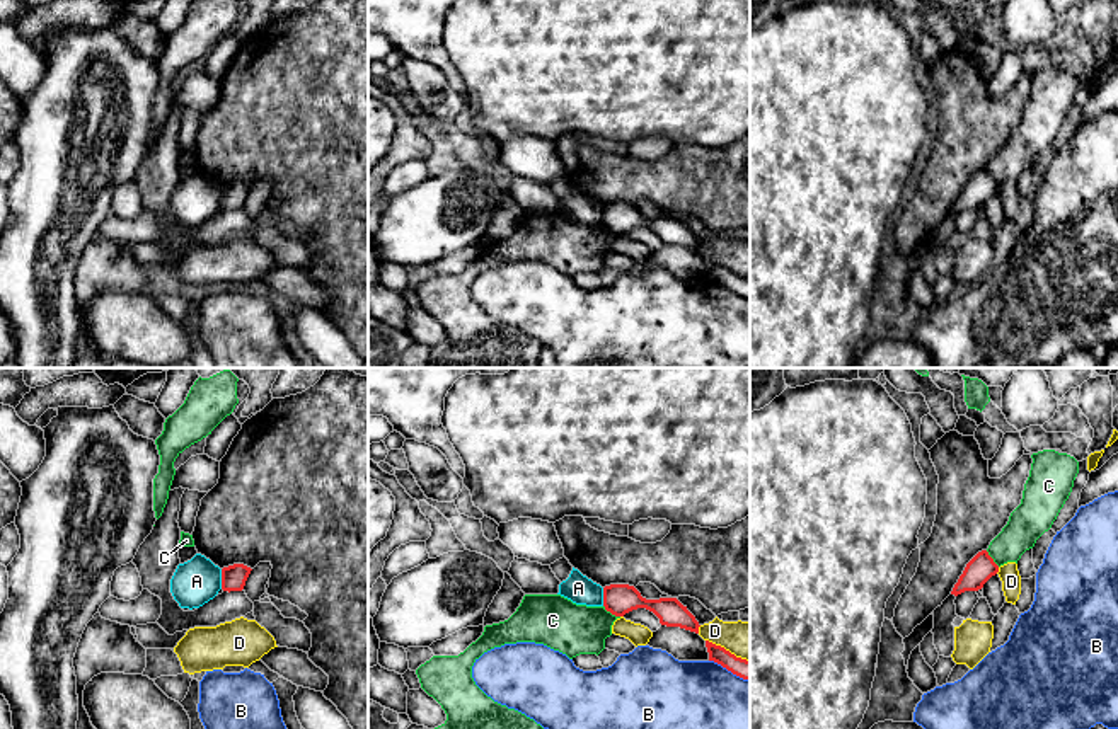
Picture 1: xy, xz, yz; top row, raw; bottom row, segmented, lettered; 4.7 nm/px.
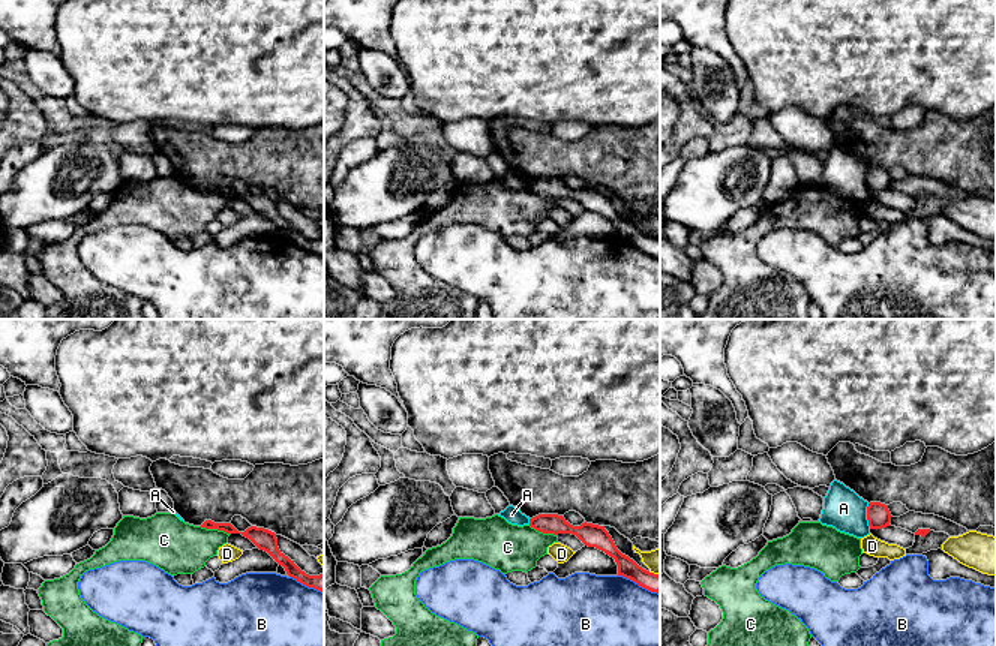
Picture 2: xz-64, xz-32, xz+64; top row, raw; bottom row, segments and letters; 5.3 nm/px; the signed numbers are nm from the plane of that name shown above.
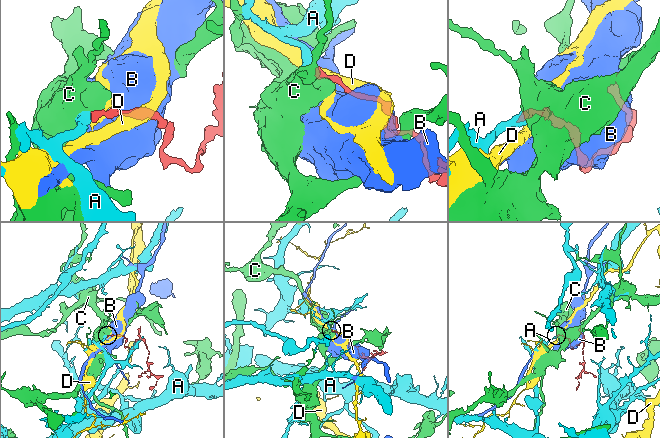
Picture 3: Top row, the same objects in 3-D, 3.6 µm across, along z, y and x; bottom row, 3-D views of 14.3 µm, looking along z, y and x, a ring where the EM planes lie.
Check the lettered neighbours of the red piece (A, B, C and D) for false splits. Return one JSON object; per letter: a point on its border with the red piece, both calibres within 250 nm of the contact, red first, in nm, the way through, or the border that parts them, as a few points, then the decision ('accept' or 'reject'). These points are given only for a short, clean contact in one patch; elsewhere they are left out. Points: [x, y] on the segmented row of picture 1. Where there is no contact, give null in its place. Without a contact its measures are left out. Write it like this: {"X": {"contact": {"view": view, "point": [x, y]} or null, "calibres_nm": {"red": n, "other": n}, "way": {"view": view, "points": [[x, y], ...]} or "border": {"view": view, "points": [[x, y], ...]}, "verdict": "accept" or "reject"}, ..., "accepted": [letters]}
{"A": {"contact": {"view": "xy", "point": [222, 579]}, "calibres_nm": {"red": 120, "other": 220}, "verdict": "reject"}, "B": {"contact": {"view": "xz", "point": [730, 670]}, "calibres_nm": {"red": 100, "other": 320}, "verdict": "reject"}, "C": {"contact": {"view": "xz", "point": [610, 612]}, "calibres_nm": {"red": 140, "other": 240}, "border": {"view": "xz", "points": [[604, 605], [619, 617]]}, "verdict": "reject"}, "D": {"contact": {"view": "xz", "point": [728, 651]}, "calibres_nm": {"red": 100, "other": 180}, "verdict": "reject"}, "accepted": []}

